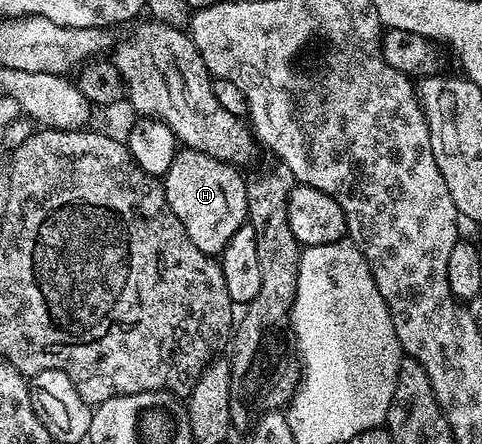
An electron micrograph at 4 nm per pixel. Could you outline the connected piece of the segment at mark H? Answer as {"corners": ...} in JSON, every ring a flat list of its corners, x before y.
{"corners":[[180,147,175,153,173,162,169,166,166,176,161,183,165,190,165,198,171,207,171,213,185,226,185,234,207,256,218,257,224,246,237,234,237,230,247,220,247,180,240,169,234,164,227,164,224,160,213,158,201,150]]}

